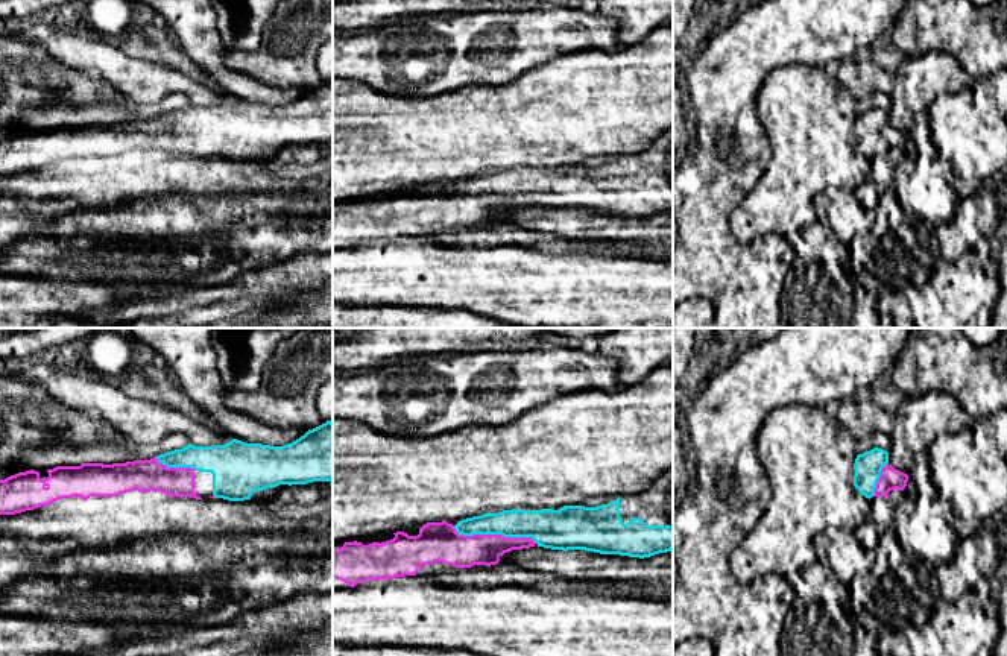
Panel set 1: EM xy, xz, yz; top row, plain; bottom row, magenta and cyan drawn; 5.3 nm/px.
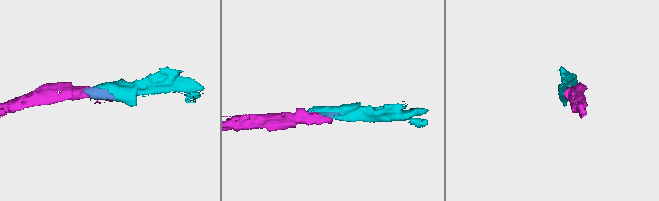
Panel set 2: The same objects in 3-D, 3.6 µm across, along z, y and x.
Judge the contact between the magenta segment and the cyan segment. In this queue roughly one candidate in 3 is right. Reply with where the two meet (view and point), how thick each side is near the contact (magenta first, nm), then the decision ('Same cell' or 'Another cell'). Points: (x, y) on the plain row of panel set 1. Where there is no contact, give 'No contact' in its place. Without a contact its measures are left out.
Touches magenta at xz (494, 195). Thickness 180 nm (magenta) against 160 nm. Same cell

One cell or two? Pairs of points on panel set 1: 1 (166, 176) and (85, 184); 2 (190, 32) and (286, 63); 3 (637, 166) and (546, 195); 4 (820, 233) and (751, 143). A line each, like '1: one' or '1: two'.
1: one
2: two
3: one
4: two

